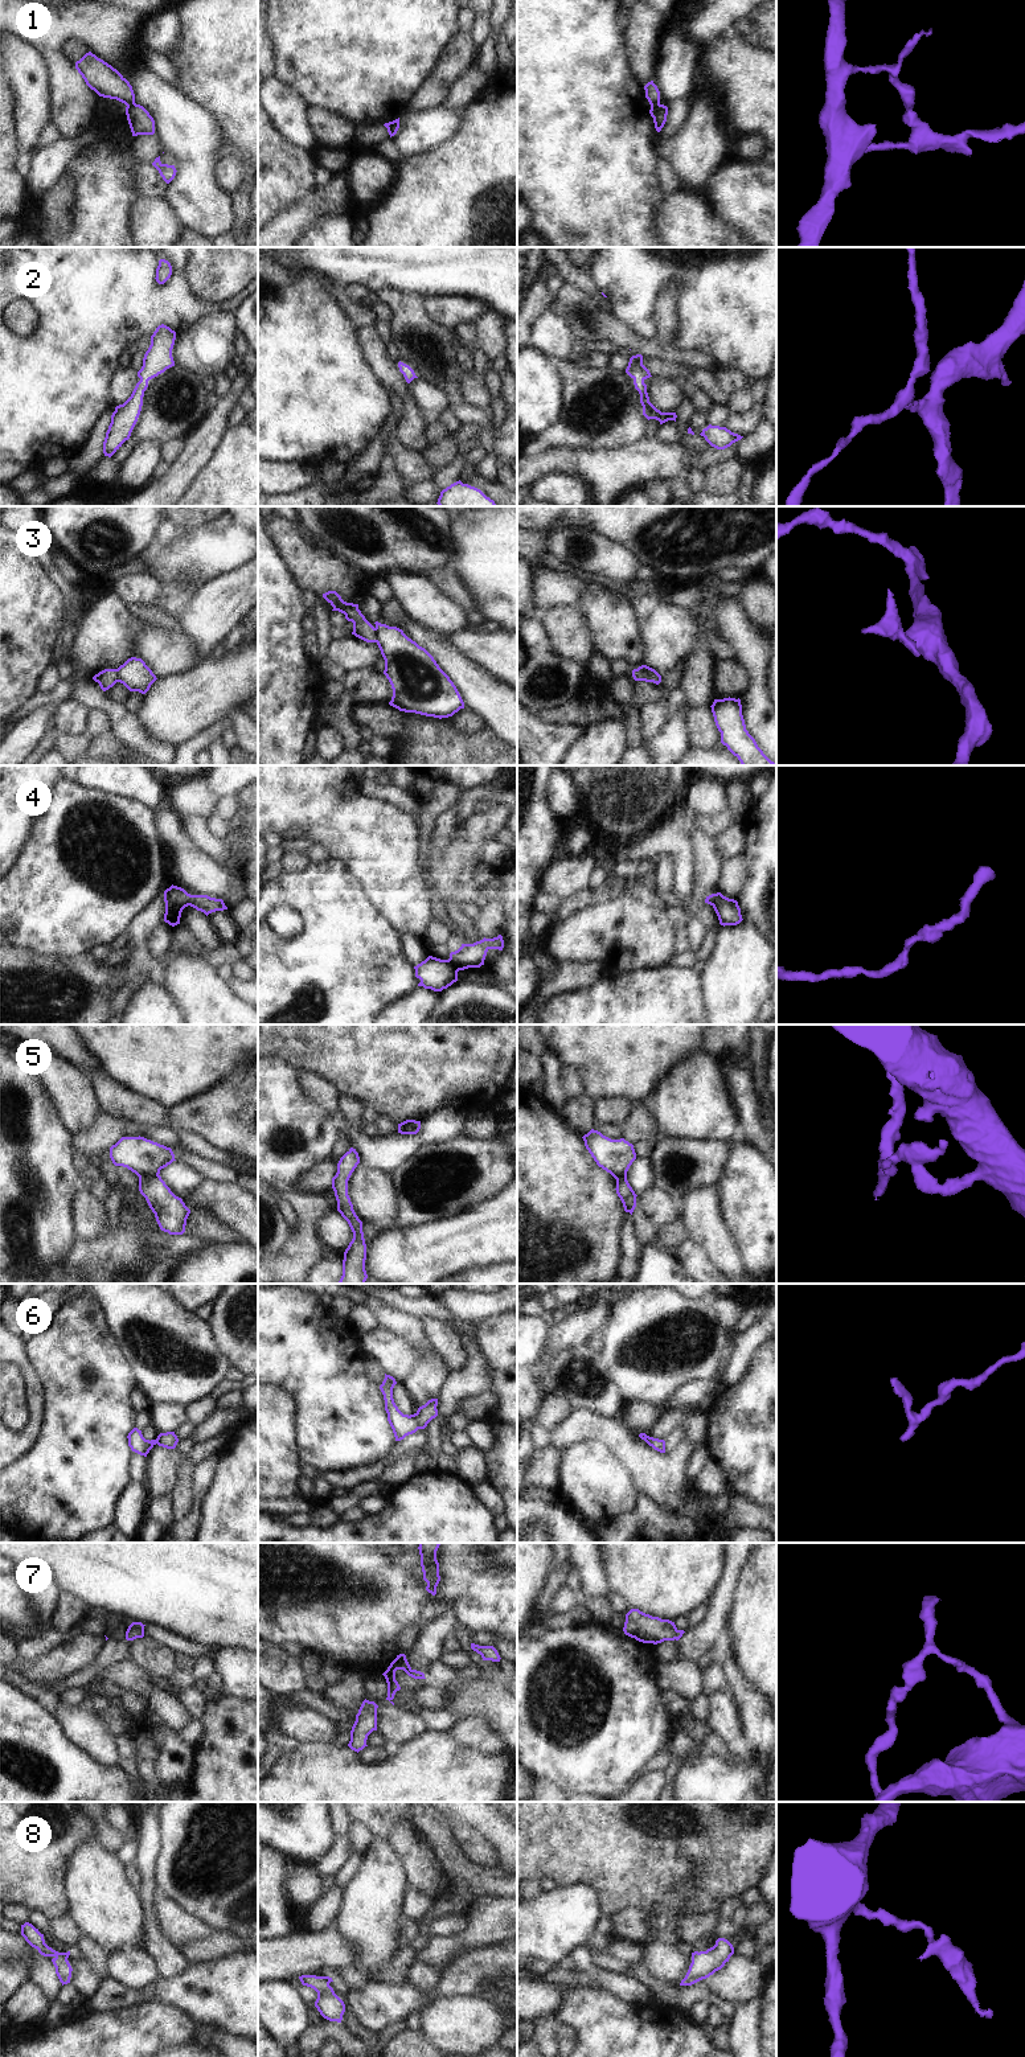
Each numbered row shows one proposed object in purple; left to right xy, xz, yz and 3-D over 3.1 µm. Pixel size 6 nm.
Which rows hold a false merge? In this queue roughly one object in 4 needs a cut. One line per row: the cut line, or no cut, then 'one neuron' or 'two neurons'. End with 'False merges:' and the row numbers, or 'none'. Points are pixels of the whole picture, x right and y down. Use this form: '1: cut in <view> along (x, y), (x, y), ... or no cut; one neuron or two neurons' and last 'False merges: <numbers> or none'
1: cut in yz along (659, 102), (651, 105); two neurons
2: no cut; one neuron
3: cut in xz along (373, 628), (376, 641); two neurons
4: no cut; one neuron
5: cut in xy along (158, 1174), (139, 1178); two neurons
6: no cut; one neuron
7: no cut; one neuron
8: no cut; one neuron
False merges: 1, 3, 5

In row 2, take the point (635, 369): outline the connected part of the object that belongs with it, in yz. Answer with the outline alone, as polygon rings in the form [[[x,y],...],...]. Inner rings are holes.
[[[636,354],[630,358],[628,366],[626,373],[634,379],[635,389],[640,394],[640,403],[643,406],[643,415],[649,419],[656,419],[660,424],[675,420],[676,422],[676,412],[661,412],[657,410],[651,402],[647,393],[647,385],[644,381],[651,375],[649,370],[643,365],[643,356]]]

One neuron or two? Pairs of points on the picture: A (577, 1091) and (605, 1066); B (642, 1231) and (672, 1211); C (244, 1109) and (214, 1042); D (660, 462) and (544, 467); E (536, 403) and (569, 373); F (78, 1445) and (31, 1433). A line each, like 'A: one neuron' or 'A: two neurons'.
A: two neurons
B: two neurons
C: two neurons
D: one neuron
E: two neurons
F: two neurons

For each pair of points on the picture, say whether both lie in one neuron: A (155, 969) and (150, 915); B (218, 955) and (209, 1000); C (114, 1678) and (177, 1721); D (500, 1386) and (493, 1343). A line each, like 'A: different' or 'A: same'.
A: same
B: different
C: same
D: same

